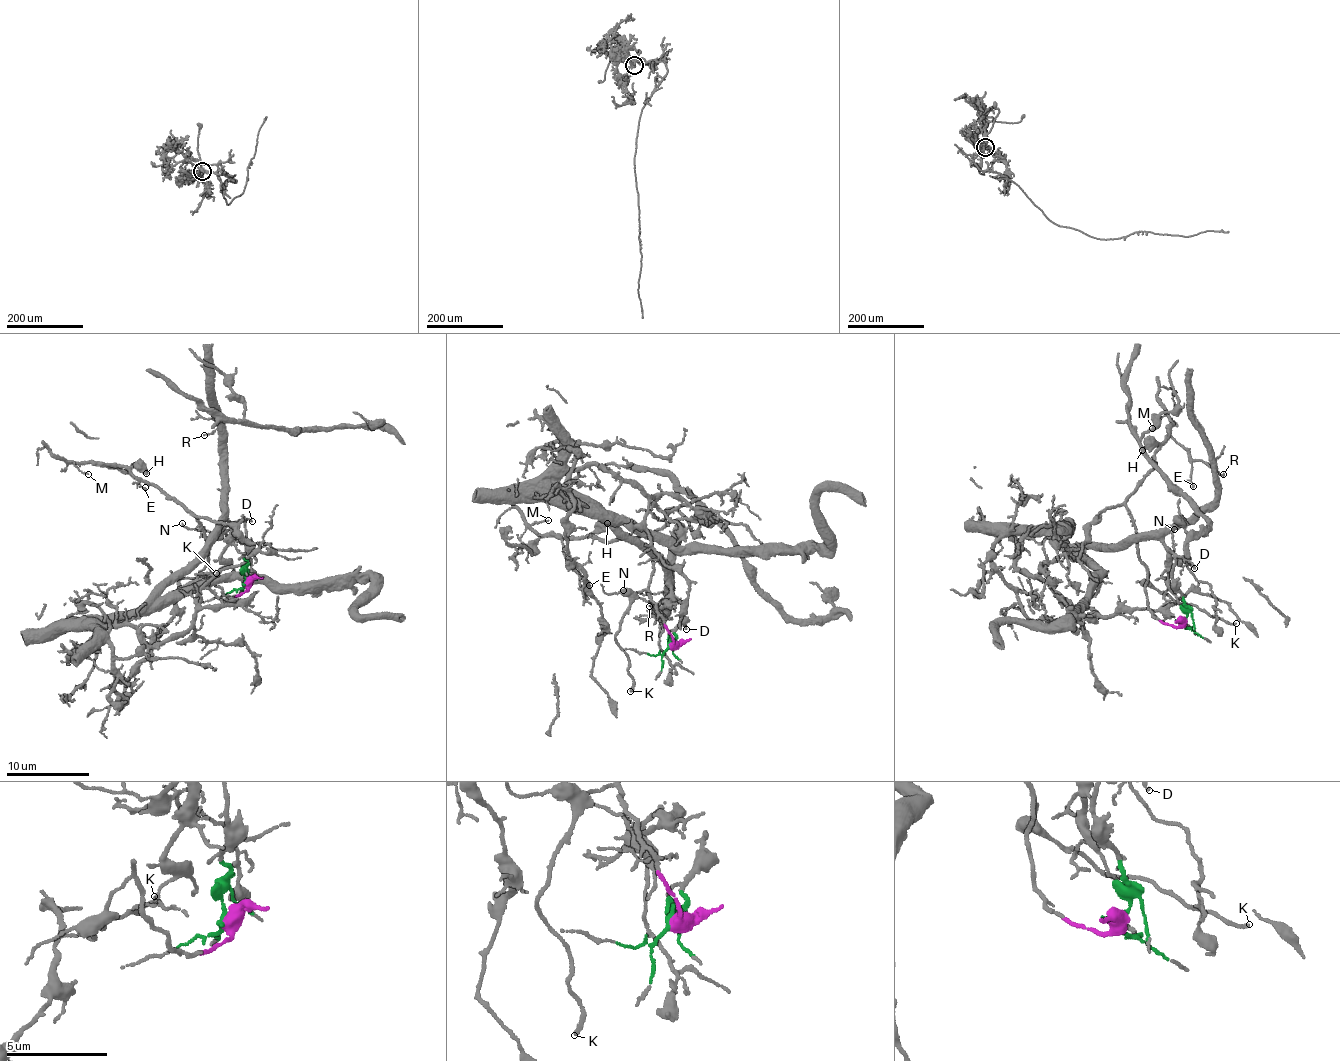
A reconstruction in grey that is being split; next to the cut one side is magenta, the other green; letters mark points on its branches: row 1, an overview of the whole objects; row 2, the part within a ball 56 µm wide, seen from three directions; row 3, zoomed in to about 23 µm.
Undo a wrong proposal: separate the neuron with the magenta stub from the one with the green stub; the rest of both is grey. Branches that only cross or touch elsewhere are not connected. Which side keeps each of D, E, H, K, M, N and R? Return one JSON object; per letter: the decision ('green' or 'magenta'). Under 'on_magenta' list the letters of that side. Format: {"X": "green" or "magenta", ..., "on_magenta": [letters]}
{"D": "green", "E": "magenta", "H": "magenta", "K": "magenta", "M": "magenta", "N": "green", "R": "green", "on_magenta": ["E", "H", "K", "M"]}

